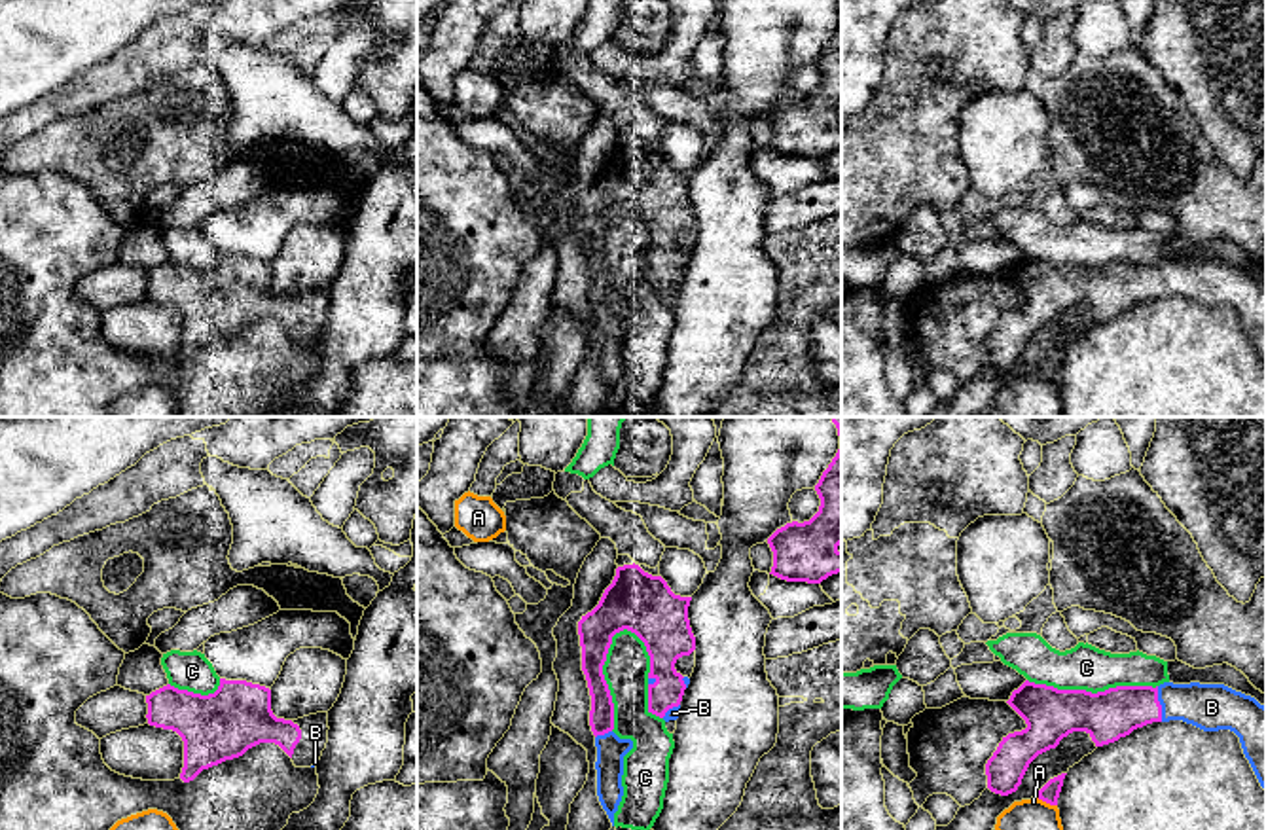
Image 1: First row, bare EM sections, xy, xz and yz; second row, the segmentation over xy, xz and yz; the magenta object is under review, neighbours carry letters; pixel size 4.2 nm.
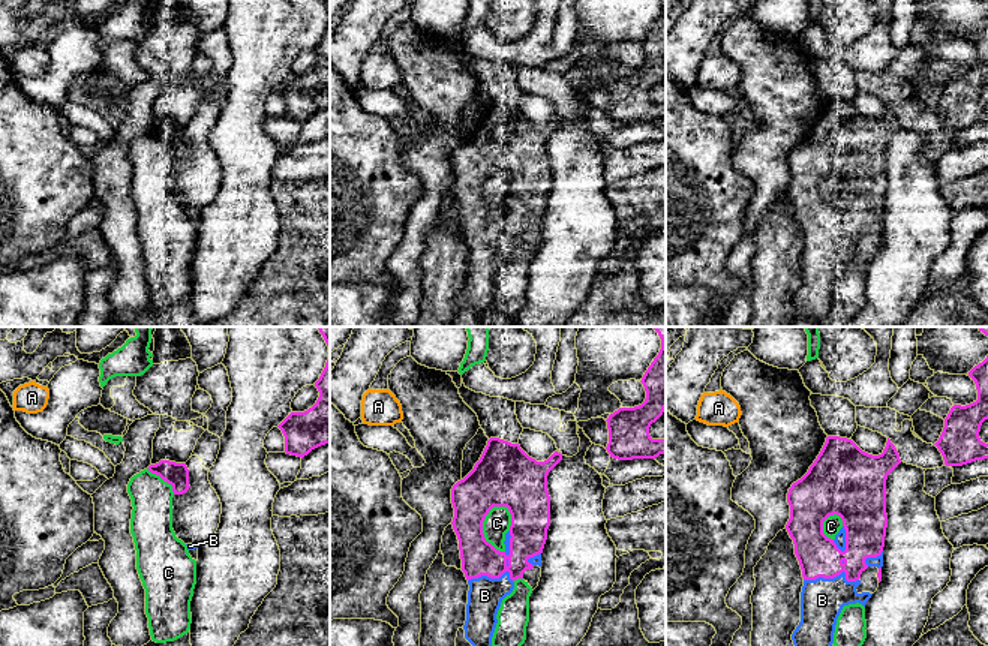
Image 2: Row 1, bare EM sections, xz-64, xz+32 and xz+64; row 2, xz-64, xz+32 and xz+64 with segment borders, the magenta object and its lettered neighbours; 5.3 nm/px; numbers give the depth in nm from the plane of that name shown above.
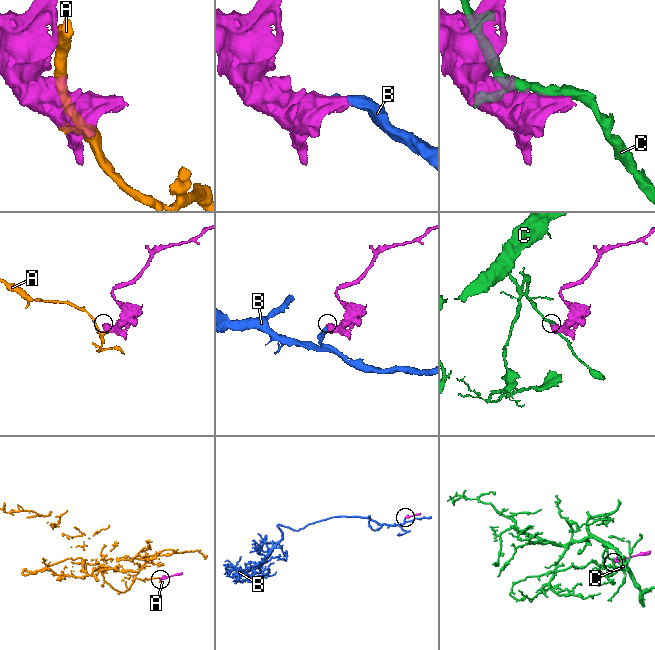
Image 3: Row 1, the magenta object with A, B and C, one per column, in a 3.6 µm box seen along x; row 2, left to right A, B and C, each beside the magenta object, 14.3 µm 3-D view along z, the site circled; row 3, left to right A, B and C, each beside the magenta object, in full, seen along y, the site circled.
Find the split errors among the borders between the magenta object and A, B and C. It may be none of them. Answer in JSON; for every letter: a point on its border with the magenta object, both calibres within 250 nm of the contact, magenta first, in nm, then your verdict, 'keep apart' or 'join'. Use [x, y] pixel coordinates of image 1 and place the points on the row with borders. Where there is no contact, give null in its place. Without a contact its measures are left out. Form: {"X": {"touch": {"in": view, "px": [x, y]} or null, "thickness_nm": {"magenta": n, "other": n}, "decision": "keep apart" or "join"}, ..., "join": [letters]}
{"A": {"touch": {"in": "yz", "px": [1047, 802]}, "thickness_nm": {"magenta": 80, "other": 130}, "decision": "keep apart"}, "B": {"touch": {"in": "yz", "px": [1158, 703]}, "thickness_nm": {"magenta": 220, "other": 200}, "decision": "join"}, "C": {"touch": {"in": "xz", "px": [603, 677]}, "thickness_nm": {"magenta": 150, "other": 190}, "decision": "keep apart"}, "join": ["B"]}

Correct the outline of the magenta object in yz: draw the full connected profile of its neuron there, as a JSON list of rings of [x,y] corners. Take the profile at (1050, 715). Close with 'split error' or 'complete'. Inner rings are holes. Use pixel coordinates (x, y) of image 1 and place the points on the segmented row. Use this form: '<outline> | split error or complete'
[[[1025,680],[1006,703],[1027,728],[1003,737],[986,764],[987,788],[995,794],[1016,792],[1029,764],[1073,731],[1086,731],[1095,747],[1103,747],[1147,724],[1169,720],[1203,731],[1234,731],[1266,790],[1266,707],[1224,684],[1164,682],[1092,694]]] | split error

